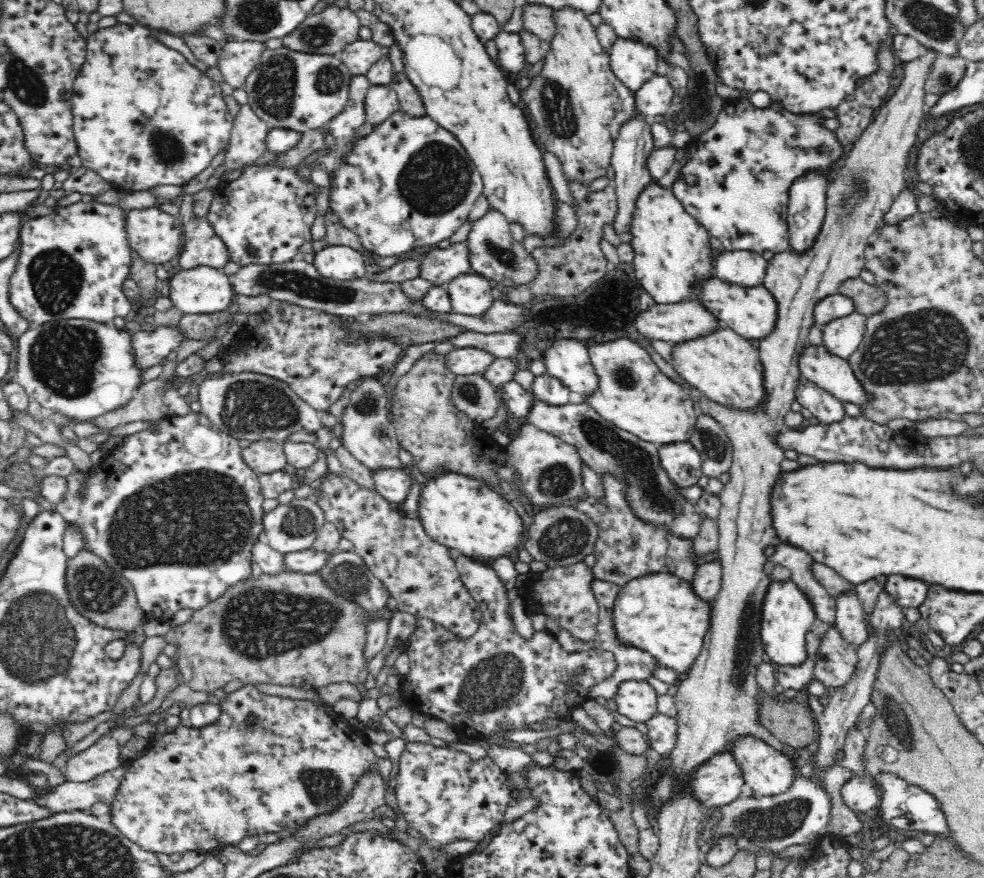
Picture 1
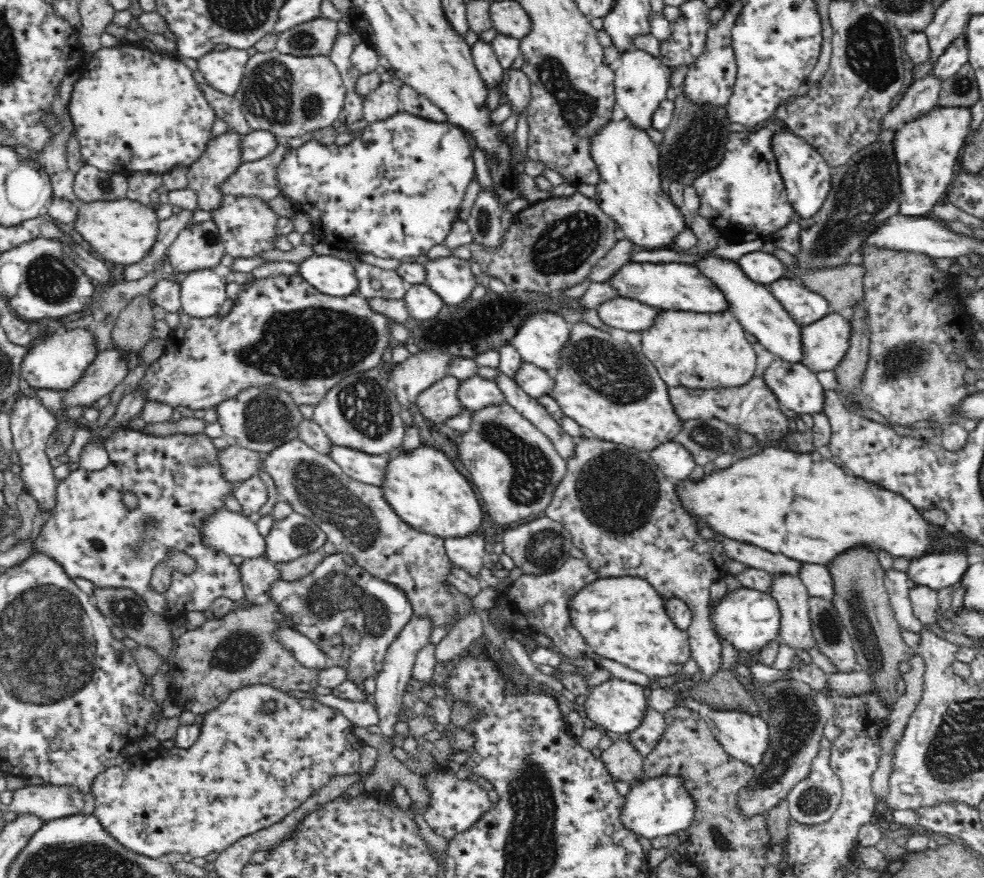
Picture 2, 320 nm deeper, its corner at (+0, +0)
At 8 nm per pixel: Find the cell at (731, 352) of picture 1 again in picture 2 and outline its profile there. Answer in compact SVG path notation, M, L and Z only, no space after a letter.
M664 312L654 327L641 334L640 350L653 362L668 386L710 390L744 386L756 370L756 352L746 339L741 322L732 313Z

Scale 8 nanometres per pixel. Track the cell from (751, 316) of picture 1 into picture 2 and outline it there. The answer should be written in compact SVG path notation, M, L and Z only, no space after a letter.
M630 262L608 280L616 288L619 297L634 298L648 306L664 312L683 311L686 313L722 314L731 310L731 305L721 287L694 264L687 263L638 263Z

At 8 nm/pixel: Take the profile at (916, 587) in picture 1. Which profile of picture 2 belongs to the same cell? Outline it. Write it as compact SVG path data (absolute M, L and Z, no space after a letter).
M930 554L913 560L905 571L908 582L915 588L923 588L938 592L956 584L966 570L964 554Z

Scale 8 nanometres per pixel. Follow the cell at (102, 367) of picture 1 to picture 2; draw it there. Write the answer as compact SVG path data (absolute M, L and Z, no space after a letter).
M65 328L49 332L29 346L21 364L21 376L31 388L42 390L59 390L65 393L85 376L89 366L98 356L97 334L92 328Z

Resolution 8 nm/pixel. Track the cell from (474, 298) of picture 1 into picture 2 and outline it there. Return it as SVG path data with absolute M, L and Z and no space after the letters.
M454 255L448 257L438 257L428 261L426 267L425 284L436 292L442 301L449 306L459 306L472 296L472 290L481 280L470 271L469 262Z

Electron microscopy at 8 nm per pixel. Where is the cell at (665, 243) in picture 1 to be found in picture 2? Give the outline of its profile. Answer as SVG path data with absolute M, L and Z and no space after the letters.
M625 120L614 121L600 130L593 139L590 152L593 160L598 166L601 178L600 183L596 185L596 197L594 200L610 218L616 223L617 227L624 232L626 240L636 246L636 249L660 250L674 248L676 236L680 236L688 228L688 218L686 214L672 204L672 198L669 193L661 188L662 175L659 166L659 154L656 143L650 139L644 130L633 128Z

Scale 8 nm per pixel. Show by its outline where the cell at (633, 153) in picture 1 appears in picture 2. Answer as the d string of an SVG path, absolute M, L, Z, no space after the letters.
M630 50L621 54L621 65L615 72L614 92L615 99L624 110L625 120L638 130L650 130L653 114L656 112L662 99L666 98L669 86L667 74L662 67L661 59L646 54L644 50Z

